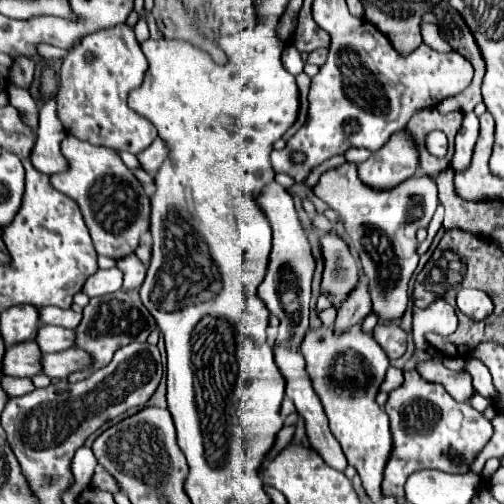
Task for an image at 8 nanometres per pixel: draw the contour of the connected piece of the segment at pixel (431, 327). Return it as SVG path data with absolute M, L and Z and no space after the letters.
M435 300L429 308L413 306L413 342L417 350L427 348L425 342L427 332L447 336L453 330L457 330L457 314L447 302Z

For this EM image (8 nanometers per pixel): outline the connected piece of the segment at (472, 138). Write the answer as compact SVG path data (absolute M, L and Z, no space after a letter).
M469 112L465 114L463 126L455 136L455 156L451 162L453 170L465 170L469 166L477 136L479 136L479 118L475 116L475 112Z

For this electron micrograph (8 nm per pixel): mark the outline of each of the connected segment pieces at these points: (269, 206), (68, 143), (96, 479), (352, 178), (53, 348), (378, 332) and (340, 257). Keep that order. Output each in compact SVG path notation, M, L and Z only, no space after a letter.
M271 182L265 192L259 196L259 204L261 210L267 214L271 228L273 228L273 250L269 256L269 266L267 266L267 276L265 280L259 284L259 298L265 302L265 306L269 308L271 314L275 314L279 318L279 332L273 344L273 356L277 362L277 368L281 370L283 378L287 380L287 398L291 398L291 402L295 404L299 416L303 416L305 420L305 432L307 438L311 442L311 446L321 454L321 458L337 470L345 470L347 460L343 456L341 446L337 444L337 440L333 438L329 426L327 426L327 418L323 412L323 406L309 382L309 374L305 370L305 360L301 358L301 352L297 350L297 342L301 342L301 338L305 338L305 330L309 328L309 298L311 298L311 276L315 270L315 260L311 256L311 246L307 242L307 236L297 220L297 212L293 206L293 198L289 196L289 192L279 186L277 182Z
M67 134L61 142L61 152L67 158L67 170L51 174L49 182L55 190L77 202L93 238L95 250L101 250L101 256L115 260L133 254L139 246L143 230L147 228L145 220L149 216L149 196L145 194L141 182L119 160L113 148L93 146Z
M99 470L93 474L91 478L91 486L97 488L97 490L107 490L107 492L117 492L117 482L105 472L105 470Z
M345 162L323 172L313 192L341 216L351 244L359 252L363 274L369 280L369 294L377 318L383 322L401 320L409 302L407 284L419 262L415 254L415 232L427 228L439 202L435 180L431 176L413 176L389 192L373 192L357 178L357 166Z
M39 326L35 338L33 338L43 352L61 352L73 346L75 336L73 330L59 328L59 326Z
M377 324L373 328L373 338L385 350L389 360L397 360L405 352L407 334L397 324Z
M335 232L323 234L319 238L321 254L323 254L323 280L321 292L331 298L331 306L337 308L353 286L359 282L359 258L353 256L351 246Z

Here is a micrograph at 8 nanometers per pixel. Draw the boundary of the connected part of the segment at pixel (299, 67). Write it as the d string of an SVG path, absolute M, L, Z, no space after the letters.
M291 44L285 46L281 60L283 60L283 68L289 70L289 74L297 76L297 74L303 72L303 60L301 60L301 54L299 54L297 50L293 50Z

